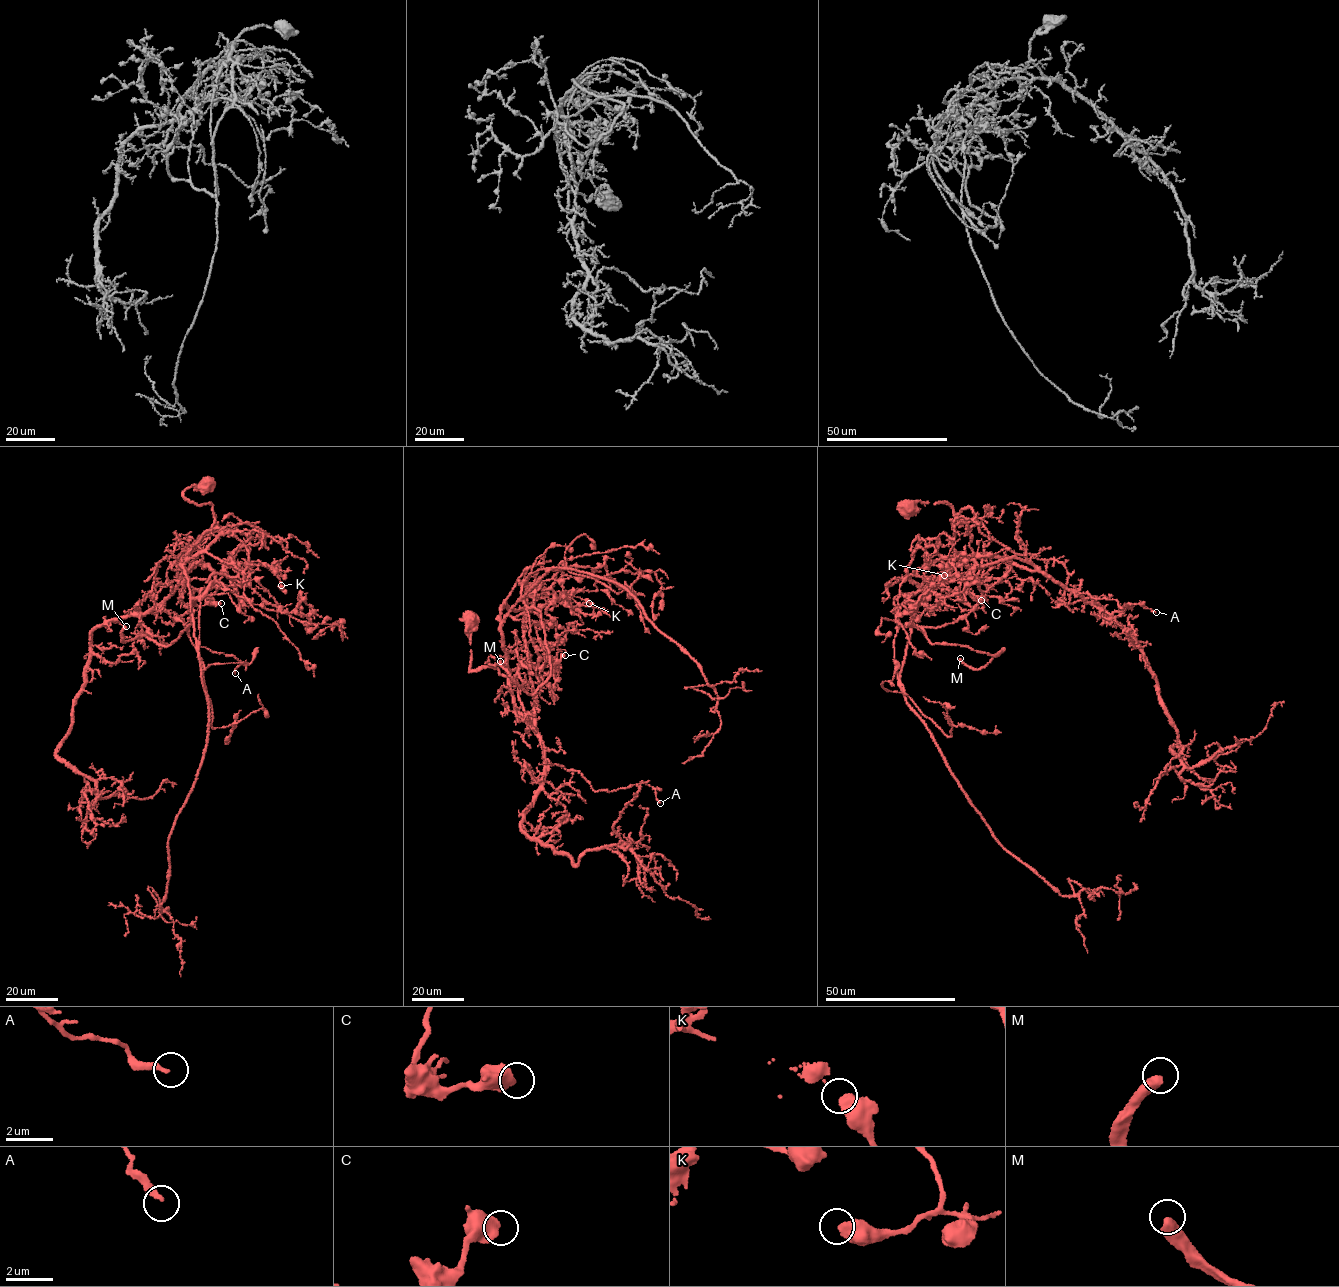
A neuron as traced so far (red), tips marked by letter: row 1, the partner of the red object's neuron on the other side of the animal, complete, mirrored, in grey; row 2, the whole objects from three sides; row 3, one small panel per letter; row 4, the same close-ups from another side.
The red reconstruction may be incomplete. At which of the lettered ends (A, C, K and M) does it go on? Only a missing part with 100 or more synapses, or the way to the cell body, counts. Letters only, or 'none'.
M

